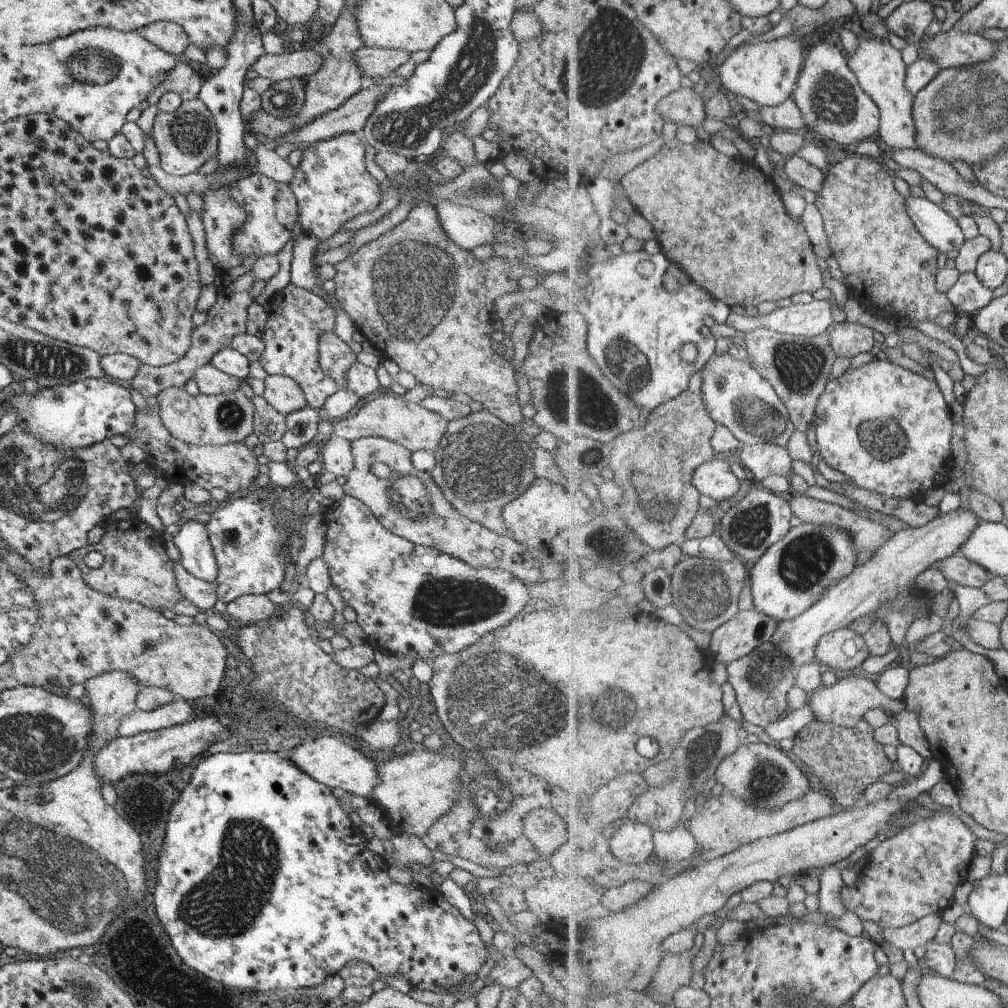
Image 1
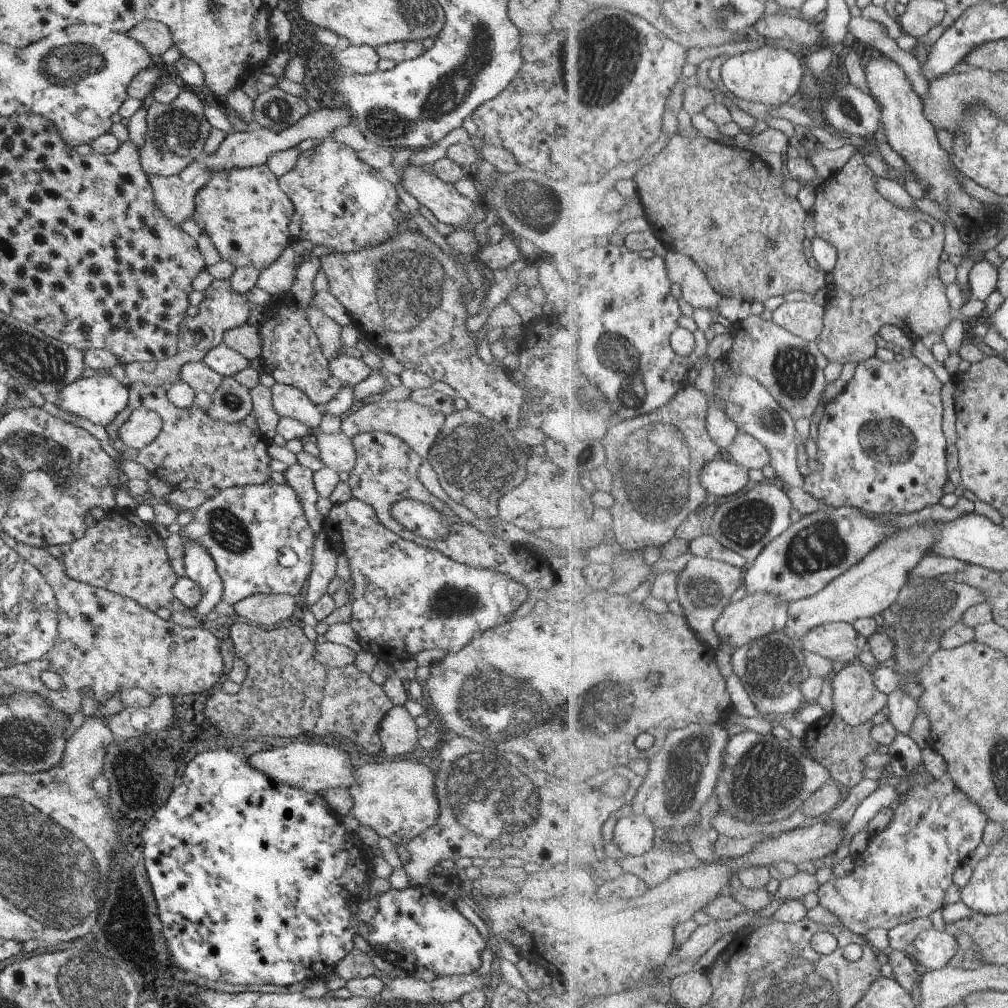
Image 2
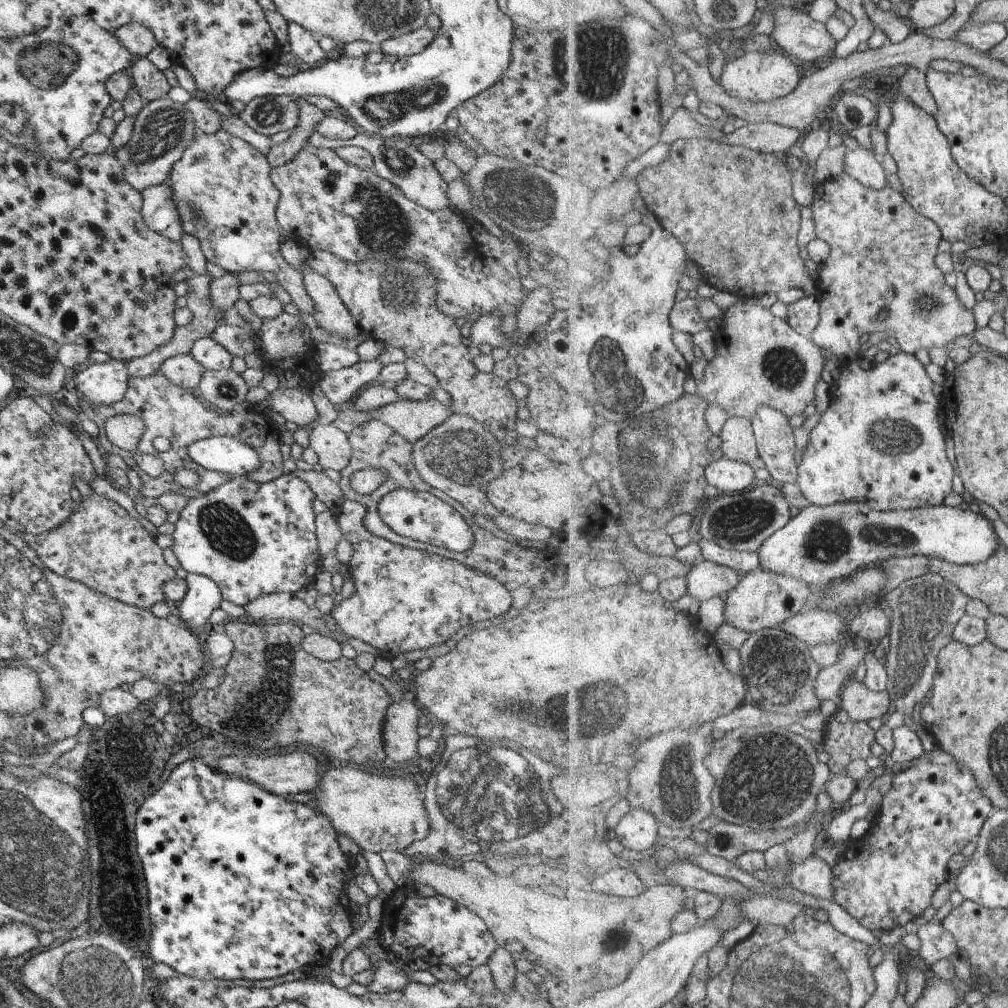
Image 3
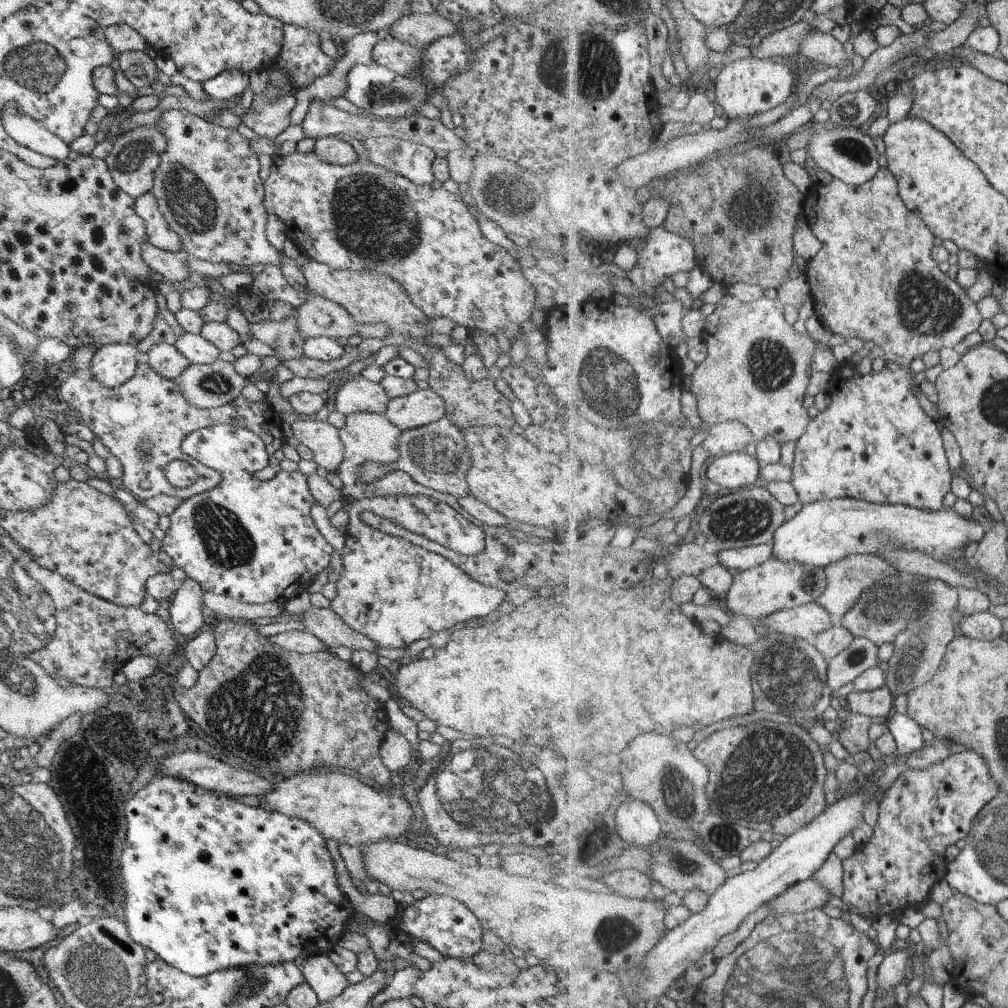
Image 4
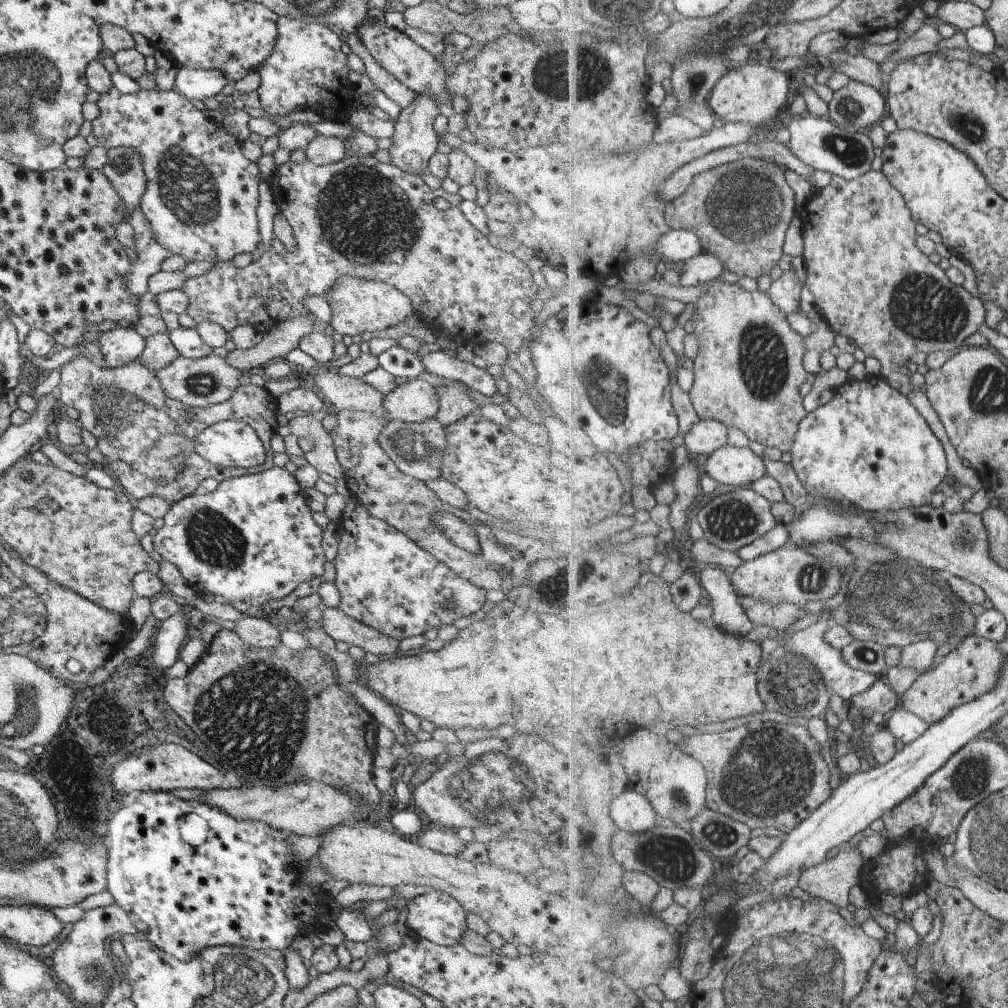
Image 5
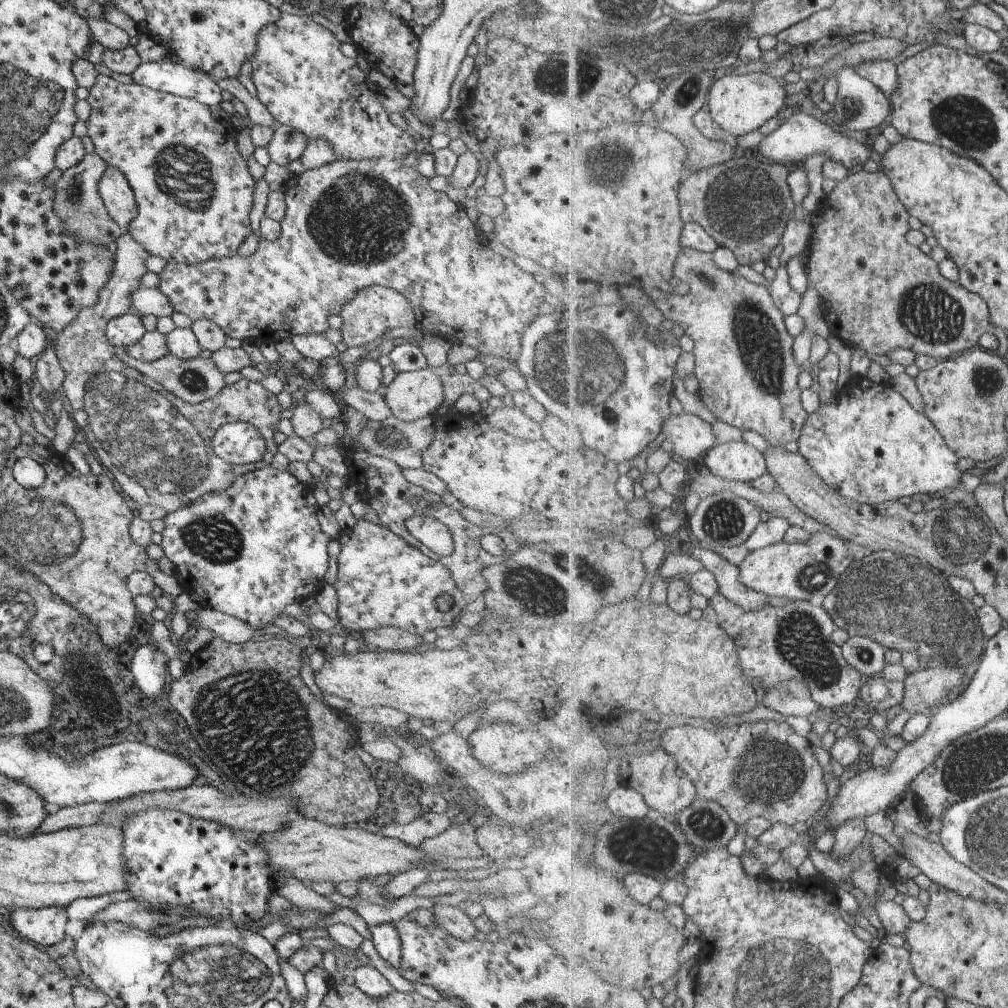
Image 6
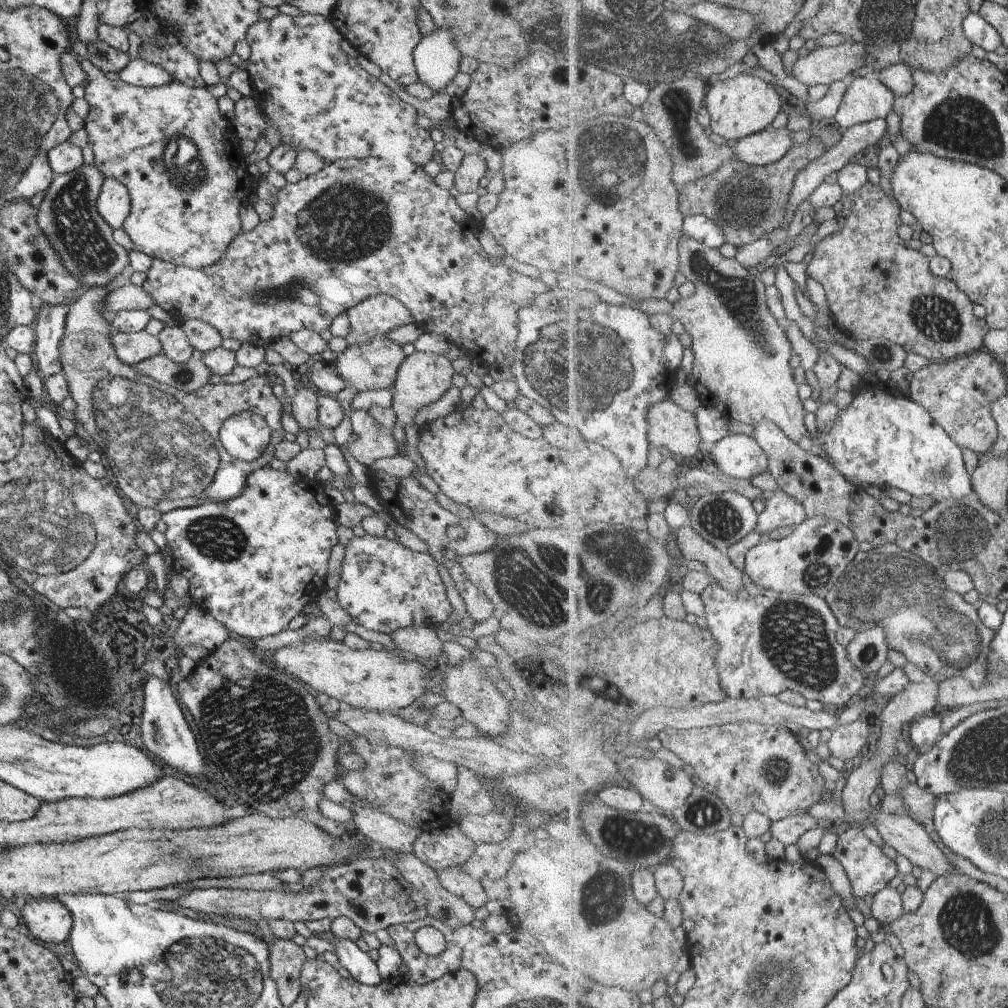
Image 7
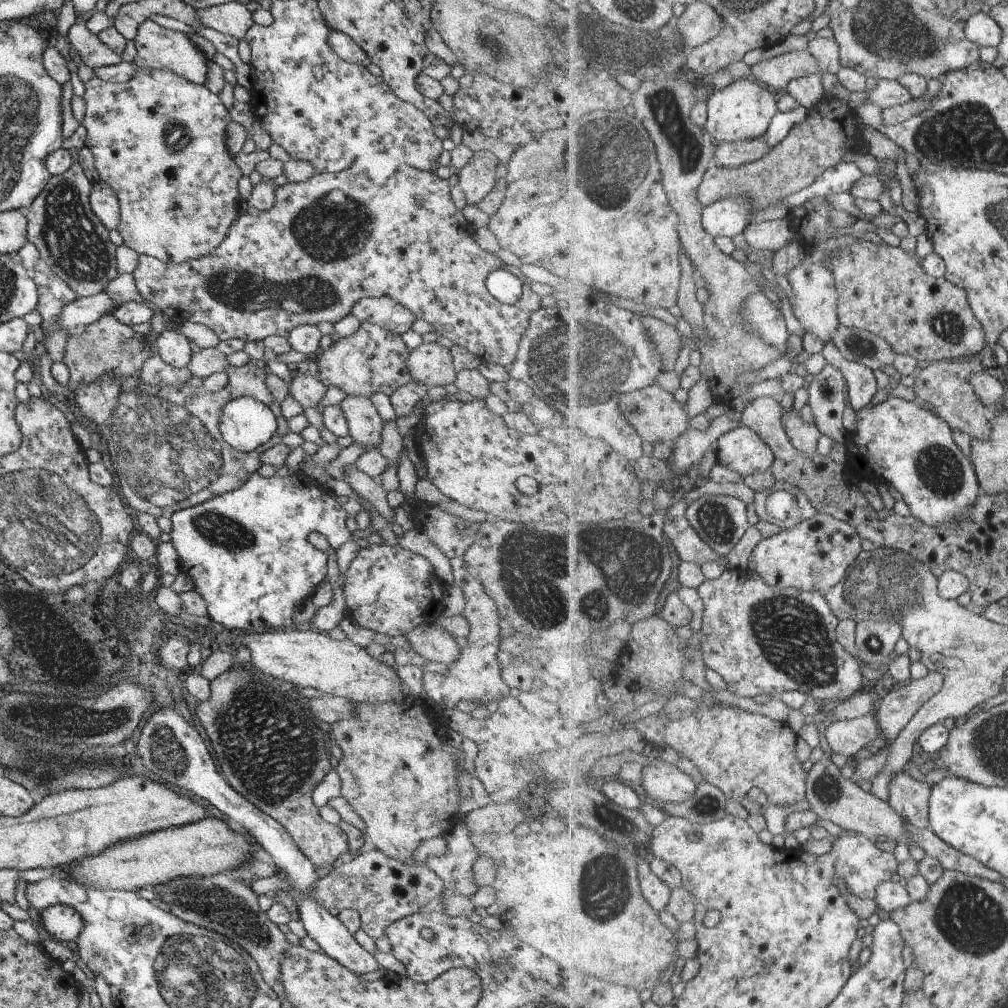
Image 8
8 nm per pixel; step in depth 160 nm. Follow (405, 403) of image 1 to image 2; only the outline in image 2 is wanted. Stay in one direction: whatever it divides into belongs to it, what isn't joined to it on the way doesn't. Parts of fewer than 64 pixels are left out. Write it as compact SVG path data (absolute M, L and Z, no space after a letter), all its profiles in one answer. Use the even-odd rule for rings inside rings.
M380 398L355 410L351 415L347 414L339 425L339 430L347 438L352 439L356 434L367 431L381 431L400 438L411 450L414 450L420 458L427 458L428 450L432 447L435 437L438 435L444 422L441 413L429 410L426 407L413 403L410 398L402 401L386 401Z

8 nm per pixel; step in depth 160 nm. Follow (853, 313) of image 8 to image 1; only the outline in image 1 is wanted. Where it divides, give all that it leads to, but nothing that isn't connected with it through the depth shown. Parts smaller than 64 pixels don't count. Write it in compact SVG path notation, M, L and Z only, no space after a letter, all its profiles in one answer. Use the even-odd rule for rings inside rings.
M855 153L838 162L824 178L822 189L816 194L814 202L821 210L832 257L839 262L844 283L851 294L863 298L861 302L864 302L864 306L869 304L876 314L883 312L883 318L923 321L933 320L945 312L955 315L956 309L948 294L935 289L935 276L939 272L936 261L941 252L927 242L907 214L905 198L895 188L893 173L874 159ZM833 322L827 331L831 346L839 358L852 358L863 352L870 353L876 346L875 330L857 322Z

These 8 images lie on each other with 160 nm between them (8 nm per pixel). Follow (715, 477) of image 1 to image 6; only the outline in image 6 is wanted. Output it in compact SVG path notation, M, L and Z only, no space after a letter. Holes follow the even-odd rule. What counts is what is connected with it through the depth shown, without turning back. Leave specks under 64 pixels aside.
M744 441L718 443L706 453L704 462L713 475L748 484L768 472L766 455Z

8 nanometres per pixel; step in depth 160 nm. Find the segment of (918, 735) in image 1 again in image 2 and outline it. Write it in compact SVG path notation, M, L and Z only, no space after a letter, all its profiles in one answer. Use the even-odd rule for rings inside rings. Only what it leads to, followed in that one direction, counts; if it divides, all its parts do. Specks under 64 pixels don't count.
M901 680L900 687L888 696L886 711L898 732L906 735L913 730L913 724L915 724L921 708L917 699L903 694L902 685L903 680Z

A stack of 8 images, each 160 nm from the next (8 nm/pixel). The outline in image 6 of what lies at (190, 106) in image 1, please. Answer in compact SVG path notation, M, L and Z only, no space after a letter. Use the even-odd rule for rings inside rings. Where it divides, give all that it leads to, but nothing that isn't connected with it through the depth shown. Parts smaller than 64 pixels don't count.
M106 166L97 186L108 216L125 231L131 219L135 218L136 202L124 174L116 168Z

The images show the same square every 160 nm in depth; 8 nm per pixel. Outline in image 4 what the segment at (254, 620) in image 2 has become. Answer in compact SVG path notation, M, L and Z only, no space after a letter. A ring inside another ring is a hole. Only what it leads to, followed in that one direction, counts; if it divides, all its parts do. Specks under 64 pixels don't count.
M307 608L298 617L304 630L316 636L329 647L346 646L349 650L373 651L376 644L366 636L351 630L330 608Z

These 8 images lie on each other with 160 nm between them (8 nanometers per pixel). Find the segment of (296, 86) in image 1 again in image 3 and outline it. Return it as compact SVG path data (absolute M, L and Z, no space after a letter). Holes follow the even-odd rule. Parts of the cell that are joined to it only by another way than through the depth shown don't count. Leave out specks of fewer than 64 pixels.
M267 95L252 98L238 117L256 133L272 136L282 130L291 130L297 124L299 107L290 95Z

